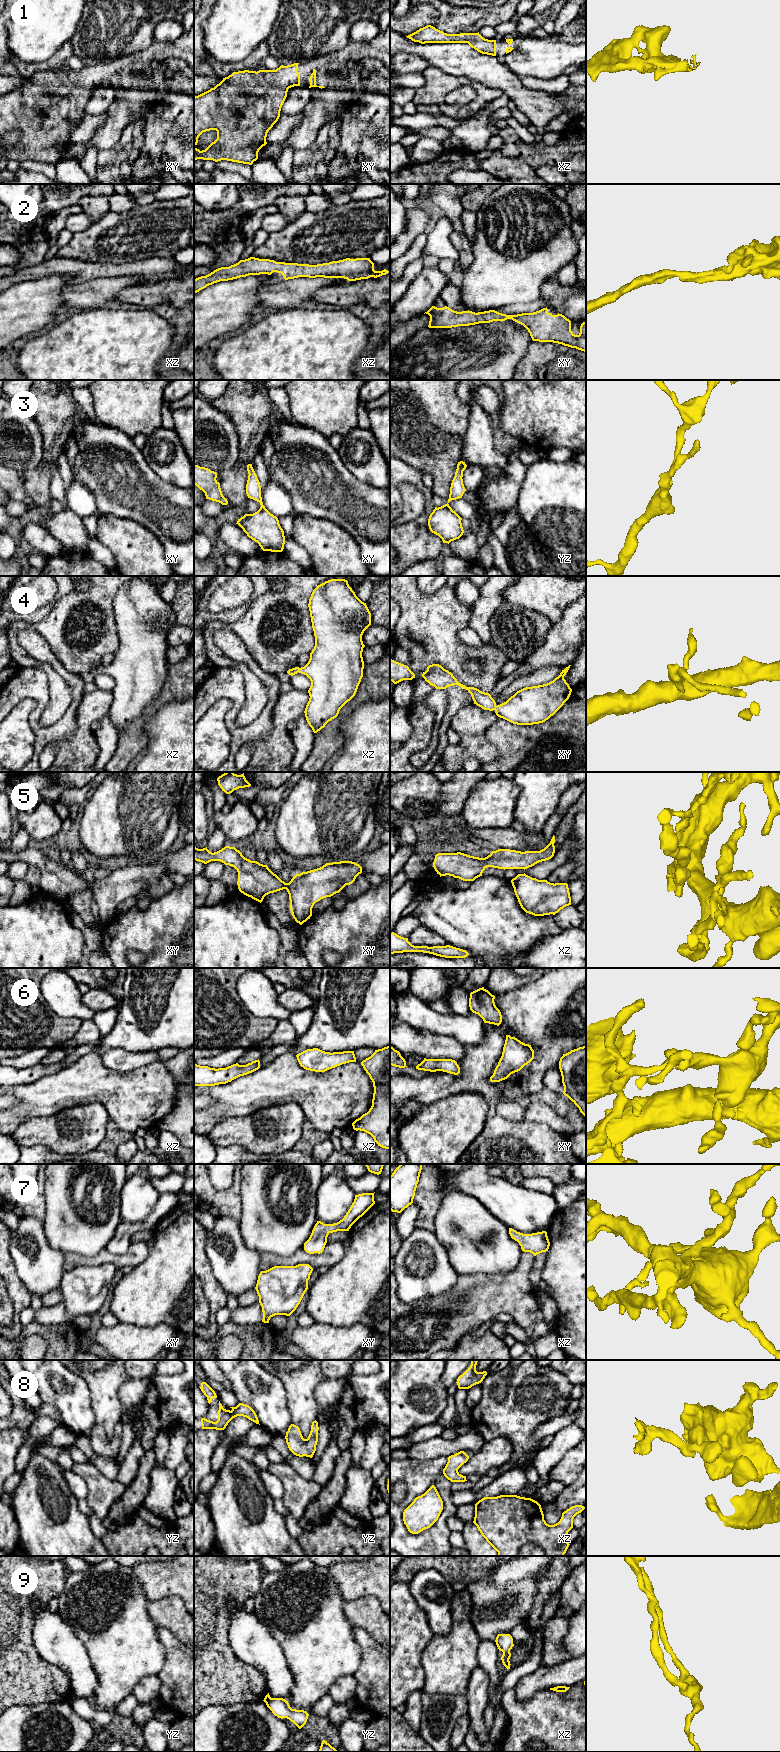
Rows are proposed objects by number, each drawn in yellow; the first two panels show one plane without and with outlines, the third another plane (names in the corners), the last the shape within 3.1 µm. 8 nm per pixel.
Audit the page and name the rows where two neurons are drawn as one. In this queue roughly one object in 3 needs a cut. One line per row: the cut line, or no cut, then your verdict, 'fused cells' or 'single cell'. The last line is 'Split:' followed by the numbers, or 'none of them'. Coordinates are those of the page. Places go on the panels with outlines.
1: no cut | single cell
2: no cut | single cell
3: no cut | single cell
4: no cut | single cell
5: no cut | single cell
6: no cut | single cell
7: no cut | single cell
8: no cut | single cell
9: no cut | single cell
Split: none of them

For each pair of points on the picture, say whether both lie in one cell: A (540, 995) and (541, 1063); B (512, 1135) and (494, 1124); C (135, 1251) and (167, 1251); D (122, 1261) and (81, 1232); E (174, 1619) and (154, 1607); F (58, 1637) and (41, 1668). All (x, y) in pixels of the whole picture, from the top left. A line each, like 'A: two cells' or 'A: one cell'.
A: one cell
B: one cell
C: two cells
D: two cells
E: one cell
F: two cells

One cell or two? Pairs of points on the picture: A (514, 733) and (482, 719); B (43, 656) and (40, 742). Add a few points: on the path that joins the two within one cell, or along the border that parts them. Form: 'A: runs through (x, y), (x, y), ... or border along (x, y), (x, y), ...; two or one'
A: border along (499, 717), (486, 732), (486, 738), (493, 746); two
B: runs through (66, 675), (76, 685), (76, 702), (63, 723); one

